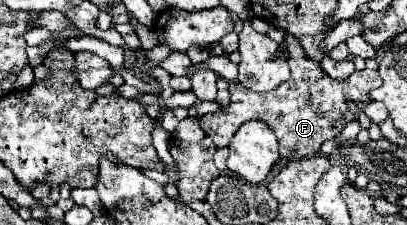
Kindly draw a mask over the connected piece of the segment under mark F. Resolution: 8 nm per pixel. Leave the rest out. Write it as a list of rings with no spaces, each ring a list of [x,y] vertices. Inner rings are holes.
[[[291,34],[285,36],[283,48],[289,52],[289,68],[291,78],[277,86],[271,92],[253,92],[239,82],[229,84],[231,102],[227,108],[221,108],[213,114],[205,114],[199,118],[201,128],[205,134],[215,142],[217,148],[223,148],[231,142],[231,136],[239,130],[239,126],[247,120],[263,120],[277,136],[279,140],[279,154],[281,158],[303,158],[303,156],[315,156],[321,150],[321,144],[335,138],[347,122],[351,122],[355,116],[349,108],[349,100],[363,110],[371,102],[369,92],[373,88],[381,86],[381,78],[377,72],[377,60],[367,60],[365,70],[355,70],[345,80],[331,78],[317,62],[305,56],[299,40]]]

